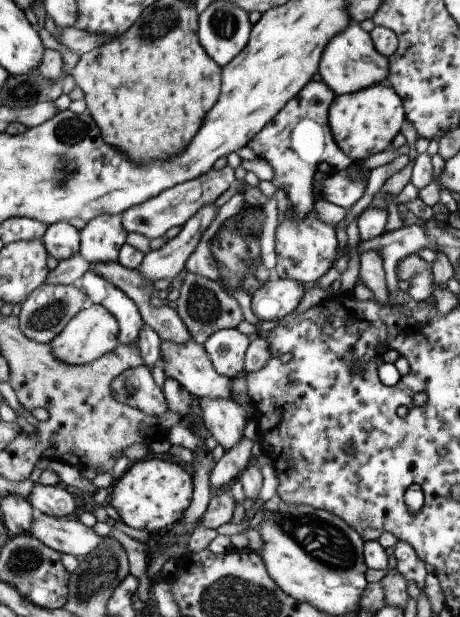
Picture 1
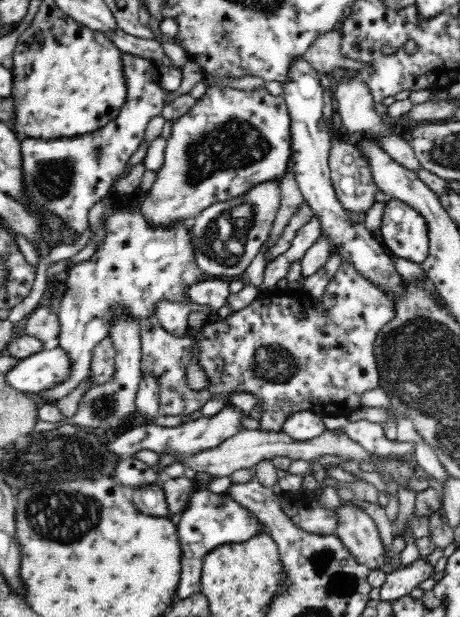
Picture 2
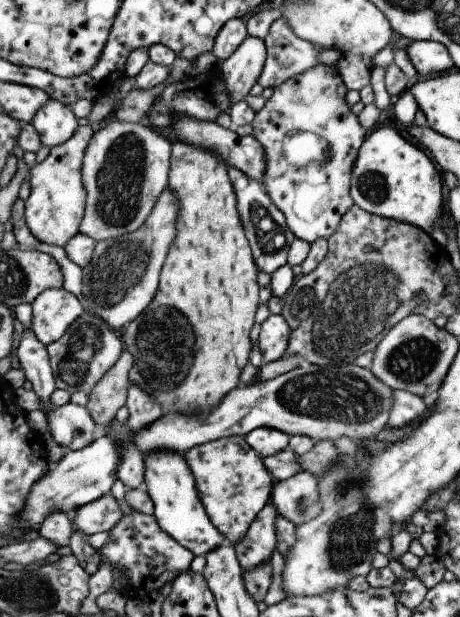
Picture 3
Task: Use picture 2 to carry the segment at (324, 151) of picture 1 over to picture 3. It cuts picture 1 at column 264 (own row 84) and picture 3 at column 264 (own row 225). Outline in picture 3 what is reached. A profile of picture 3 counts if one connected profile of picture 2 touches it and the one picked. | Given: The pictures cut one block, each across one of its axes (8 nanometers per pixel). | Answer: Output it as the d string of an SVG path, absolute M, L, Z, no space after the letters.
M282 17L270 25L268 36L263 41L267 57L258 84L264 89L275 89L292 76L320 63L318 54L323 48L296 36Z

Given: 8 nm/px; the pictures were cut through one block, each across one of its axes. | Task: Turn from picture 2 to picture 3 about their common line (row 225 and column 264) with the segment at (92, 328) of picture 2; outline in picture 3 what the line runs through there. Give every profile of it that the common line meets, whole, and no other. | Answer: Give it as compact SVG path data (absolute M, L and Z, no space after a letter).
M318 63L276 87L252 122L252 136L264 148L265 168L261 182L274 206L284 214L295 238L306 240L308 244L320 238L329 239L336 232L341 217L354 203L350 196L352 168L371 130L362 127L352 113L351 106L346 102L347 93L348 88L338 71L333 66Z

